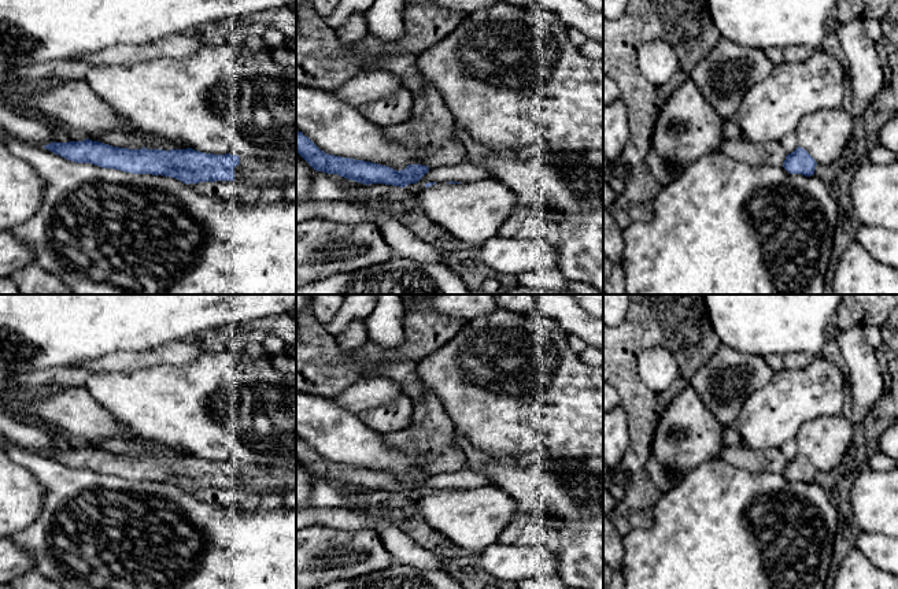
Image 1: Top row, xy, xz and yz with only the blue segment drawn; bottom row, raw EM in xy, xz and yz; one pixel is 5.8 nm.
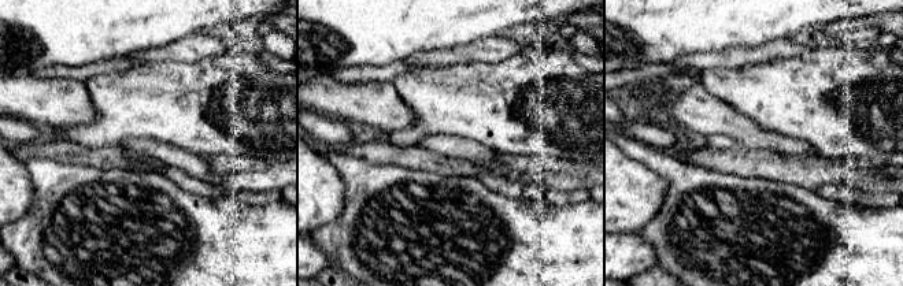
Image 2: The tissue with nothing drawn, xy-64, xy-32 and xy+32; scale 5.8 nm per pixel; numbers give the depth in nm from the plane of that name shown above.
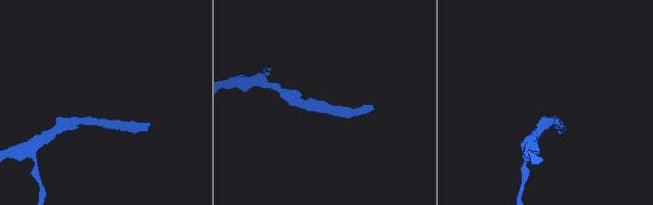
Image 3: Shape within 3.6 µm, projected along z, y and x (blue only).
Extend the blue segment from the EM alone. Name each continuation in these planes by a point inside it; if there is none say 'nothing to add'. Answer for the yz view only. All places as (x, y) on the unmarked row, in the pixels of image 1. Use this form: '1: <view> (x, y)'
1: yz (789, 449)

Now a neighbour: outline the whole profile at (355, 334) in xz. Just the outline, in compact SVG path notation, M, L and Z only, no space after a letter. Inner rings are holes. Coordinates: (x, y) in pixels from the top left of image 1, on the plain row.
M351 322L350 326L336 336L343 351L352 351L367 340L366 322Z

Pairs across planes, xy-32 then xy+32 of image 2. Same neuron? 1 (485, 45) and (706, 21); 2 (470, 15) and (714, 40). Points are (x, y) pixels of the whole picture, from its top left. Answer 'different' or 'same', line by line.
1: different
2: same

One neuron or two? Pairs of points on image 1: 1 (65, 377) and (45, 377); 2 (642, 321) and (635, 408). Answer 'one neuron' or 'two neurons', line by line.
1: one neuron
2: one neuron

